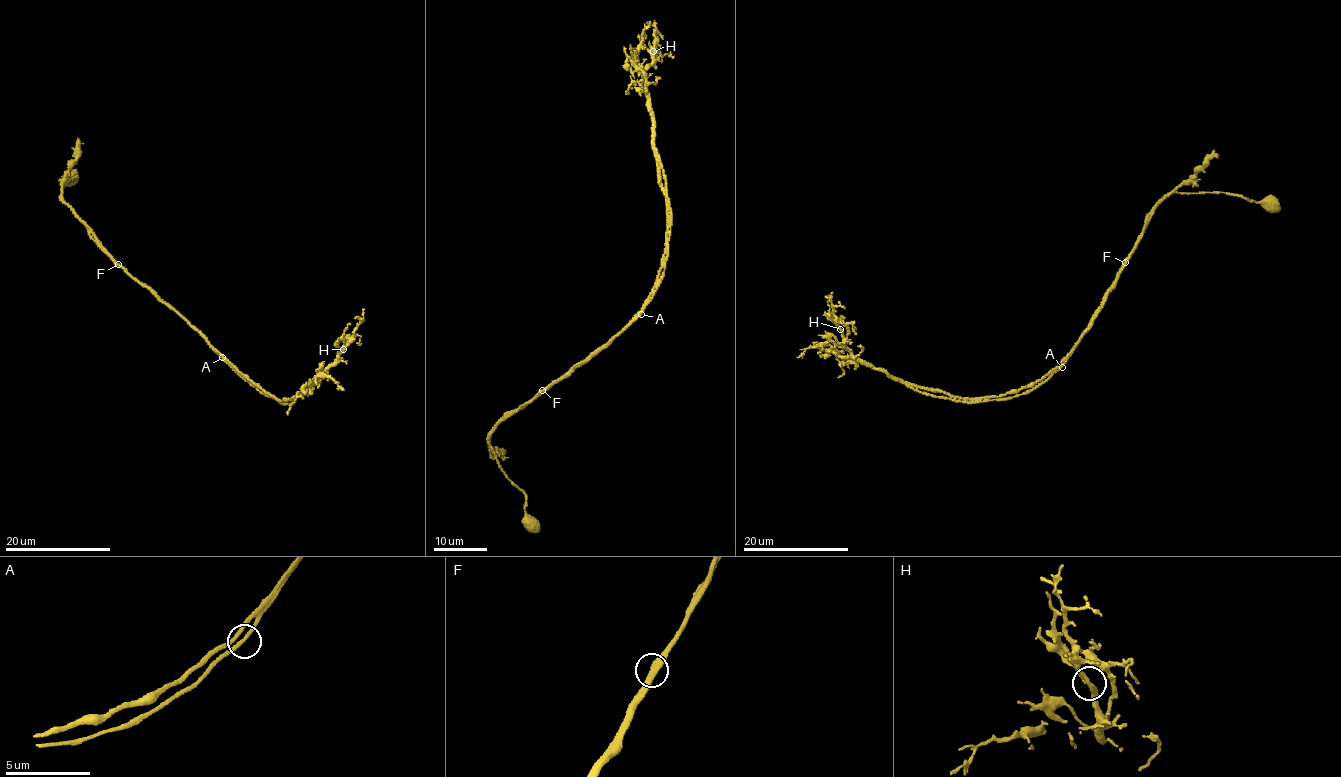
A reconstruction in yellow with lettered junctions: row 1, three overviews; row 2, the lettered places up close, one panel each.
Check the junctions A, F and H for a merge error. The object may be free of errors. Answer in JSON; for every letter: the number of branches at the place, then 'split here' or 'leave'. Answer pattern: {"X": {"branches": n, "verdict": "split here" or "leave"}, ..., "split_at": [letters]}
{"A": {"branches": 2, "verdict": "leave"}, "F": {"branches": 2, "verdict": "leave"}, "H": {"branches": 3, "verdict": "leave"}, "split_at": []}

